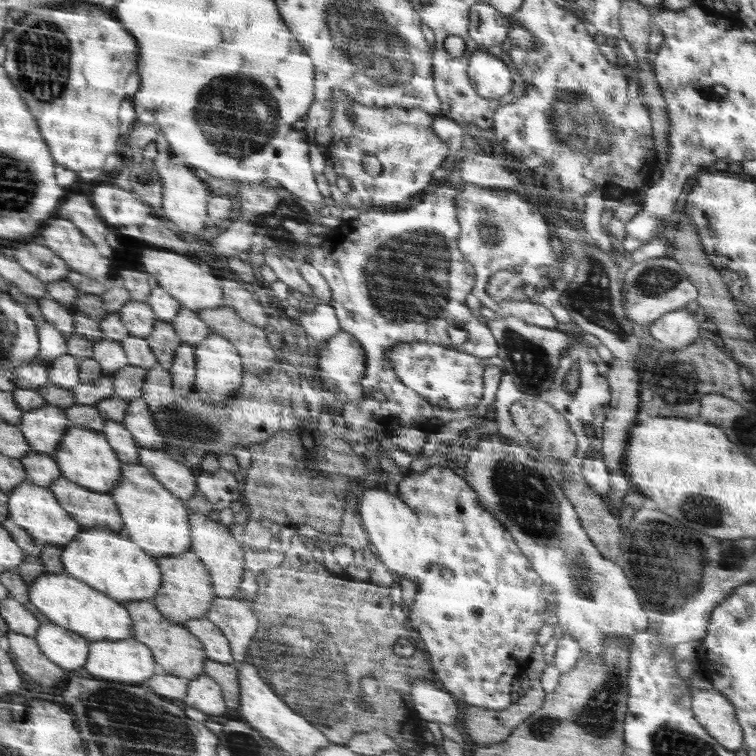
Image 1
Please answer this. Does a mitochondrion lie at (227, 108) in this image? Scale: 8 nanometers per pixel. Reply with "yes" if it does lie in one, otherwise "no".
yes

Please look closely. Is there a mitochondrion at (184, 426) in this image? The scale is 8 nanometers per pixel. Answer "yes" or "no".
yes

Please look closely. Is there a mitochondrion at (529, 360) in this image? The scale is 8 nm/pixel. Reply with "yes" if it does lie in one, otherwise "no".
yes

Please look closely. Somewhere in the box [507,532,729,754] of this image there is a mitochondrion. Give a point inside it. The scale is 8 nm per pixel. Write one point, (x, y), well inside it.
(597, 718)

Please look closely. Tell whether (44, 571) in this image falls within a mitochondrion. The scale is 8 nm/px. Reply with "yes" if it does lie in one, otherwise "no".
no

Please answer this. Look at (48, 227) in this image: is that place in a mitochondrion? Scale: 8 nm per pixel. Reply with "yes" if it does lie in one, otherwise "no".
no

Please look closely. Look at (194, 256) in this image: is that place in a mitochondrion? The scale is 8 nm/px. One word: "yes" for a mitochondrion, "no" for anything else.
no

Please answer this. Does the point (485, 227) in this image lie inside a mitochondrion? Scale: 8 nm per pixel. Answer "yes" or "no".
yes

